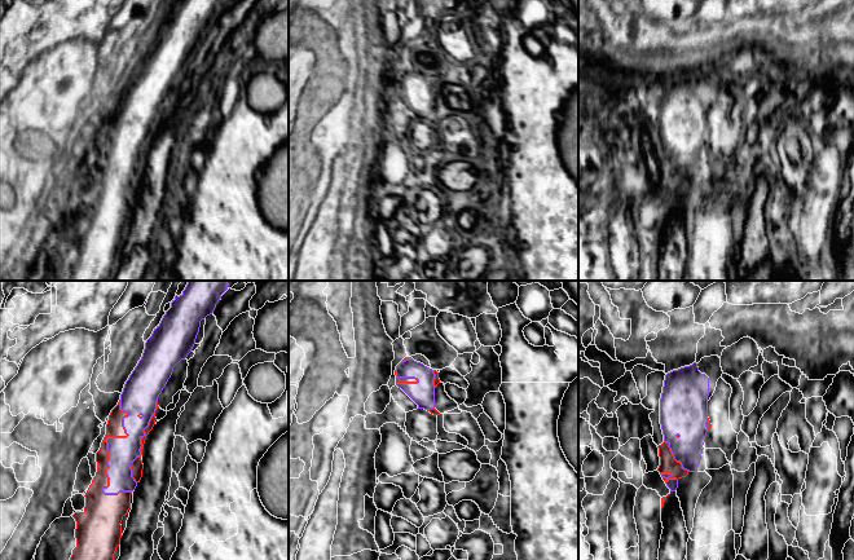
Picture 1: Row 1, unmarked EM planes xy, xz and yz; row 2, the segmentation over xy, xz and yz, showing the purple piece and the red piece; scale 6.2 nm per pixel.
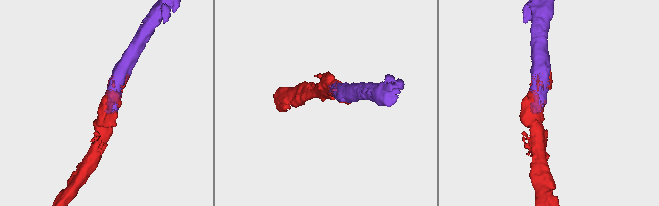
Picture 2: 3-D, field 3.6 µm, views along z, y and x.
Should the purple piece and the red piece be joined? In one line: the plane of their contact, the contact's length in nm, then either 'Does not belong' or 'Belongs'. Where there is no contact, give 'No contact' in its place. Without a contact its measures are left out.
Touches purple in xy. Shared border 600 nm. Belongs

